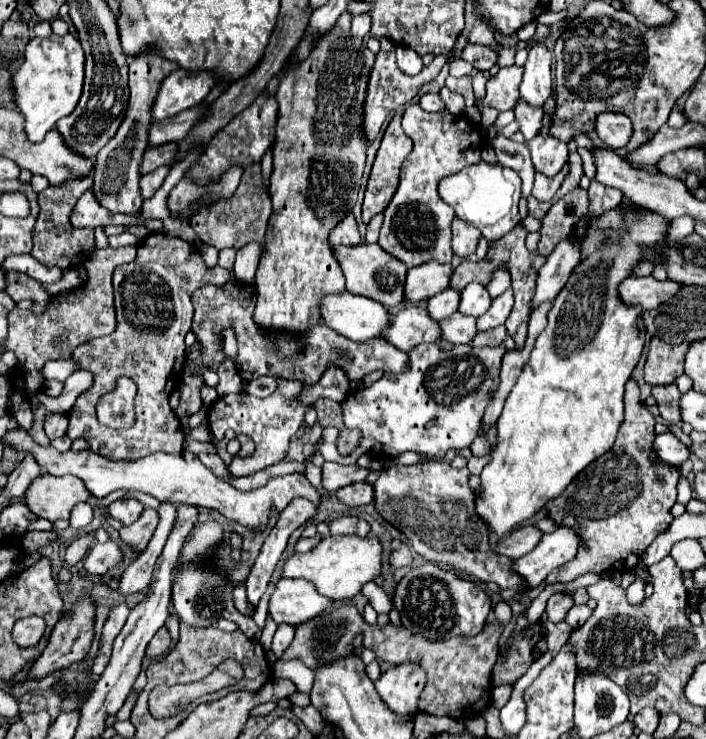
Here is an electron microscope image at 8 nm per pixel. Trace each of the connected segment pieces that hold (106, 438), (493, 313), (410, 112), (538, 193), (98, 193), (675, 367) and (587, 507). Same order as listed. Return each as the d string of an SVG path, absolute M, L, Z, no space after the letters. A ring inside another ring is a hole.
M165 233L149 235L145 245L137 247L137 259L115 269L117 329L111 335L93 339L73 351L79 369L93 371L95 383L89 391L79 395L69 411L67 435L71 439L85 437L91 451L115 461L135 461L157 451L179 455L179 451L183 451L185 435L179 419L169 407L169 395L181 385L185 363L183 339L189 333L193 319L191 293L201 285L223 285L229 277L231 273L219 265L207 267L199 251L187 241ZM123 375L131 375L137 385L135 423L131 429L109 429L97 423L95 405L99 397L114 389L117 379Z
M507 289L501 297L493 299L489 311L477 319L477 333L483 333L483 331L489 331L489 329L503 325L507 315L511 313L511 307L513 307L513 291Z
M411 103L403 115L403 131L413 141L413 151L401 167L401 181L395 197L385 209L385 221L381 225L379 245L393 257L401 259L407 267L417 267L429 259L439 263L451 263L451 221L455 217L453 207L449 207L437 193L437 185L443 177L455 175L467 165L479 163L481 143L487 143L483 131L467 121L463 115L427 113L419 103ZM423 205L427 209L417 209Z
M565 165L563 171L559 171L555 177L545 177L545 175L541 175L541 173L535 173L535 185L533 185L531 195L533 195L537 201L551 201L553 195L557 193L561 181L565 179L567 171L569 171L569 165Z
M153 49L129 61L129 89L131 89L129 107L115 137L111 137L111 141L97 153L93 171L93 195L95 199L99 199L99 205L103 205L109 213L137 213L143 205L143 199L139 195L139 163L147 147L149 125L153 121L151 107L161 81L173 69L177 69L177 63L163 59Z
M657 337L649 343L649 355L645 363L645 381L649 385L669 385L683 373L683 363L690 343L670 345ZM679 373L679 375L677 375Z
M629 379L625 387L625 417L611 451L595 459L587 471L571 481L571 487L567 487L559 499L551 499L545 507L547 517L555 521L557 527L571 527L581 539L575 559L559 567L559 571L551 571L547 579L549 585L569 583L585 573L635 569L651 541L671 525L679 471L661 461L651 463L649 453L655 439L653 425L655 417L641 403L637 383Z

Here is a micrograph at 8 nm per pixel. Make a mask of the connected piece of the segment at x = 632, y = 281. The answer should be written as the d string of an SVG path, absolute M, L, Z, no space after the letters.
M627 277L619 285L619 295L627 305L641 305L643 309L657 309L667 303L677 291L681 283L671 279L657 281L653 277Z

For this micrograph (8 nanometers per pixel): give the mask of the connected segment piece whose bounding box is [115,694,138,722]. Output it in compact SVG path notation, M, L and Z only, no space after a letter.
M130 694L123 707L116 713L116 722L129 720L132 709L137 701L138 695Z

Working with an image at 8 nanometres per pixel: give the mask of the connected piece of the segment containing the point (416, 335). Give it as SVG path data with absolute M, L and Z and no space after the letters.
M409 305L391 315L391 327L383 331L383 339L401 351L411 351L419 343L431 343L441 337L439 323L433 321L425 307Z

